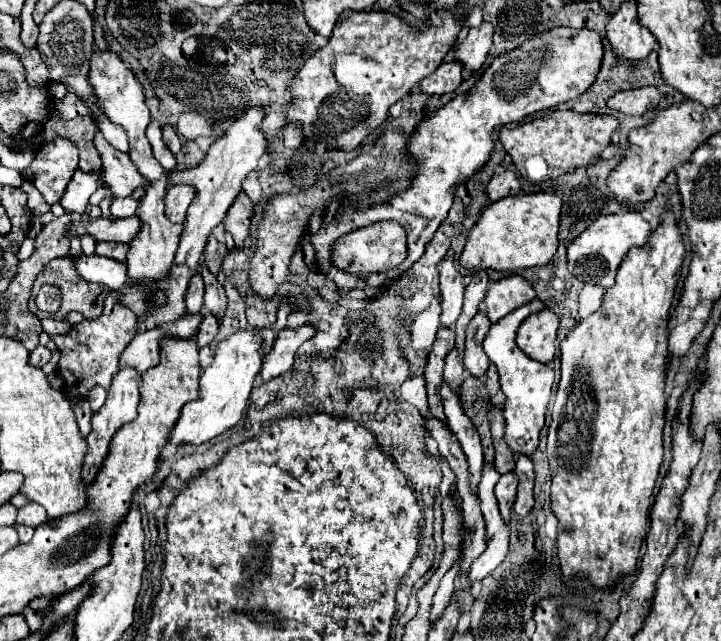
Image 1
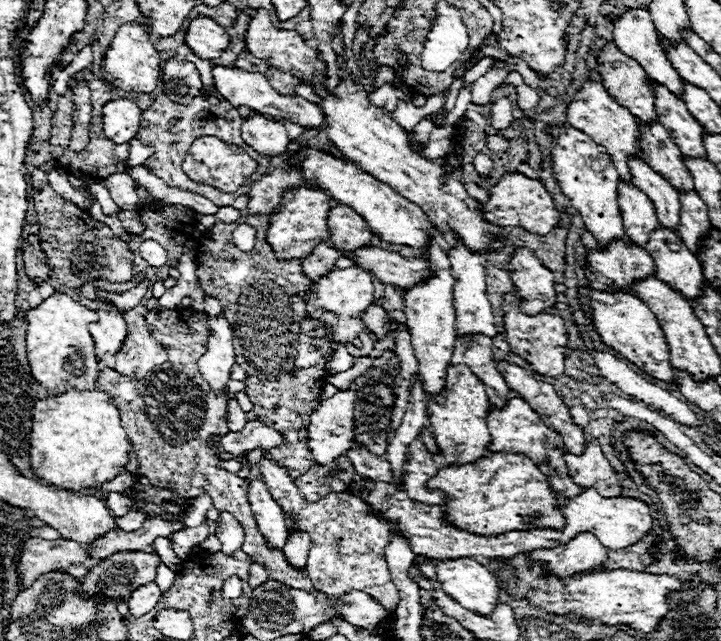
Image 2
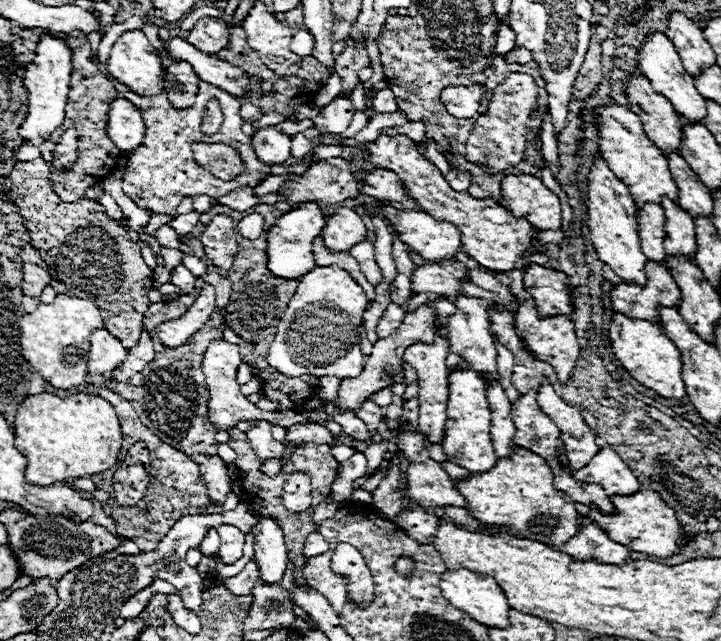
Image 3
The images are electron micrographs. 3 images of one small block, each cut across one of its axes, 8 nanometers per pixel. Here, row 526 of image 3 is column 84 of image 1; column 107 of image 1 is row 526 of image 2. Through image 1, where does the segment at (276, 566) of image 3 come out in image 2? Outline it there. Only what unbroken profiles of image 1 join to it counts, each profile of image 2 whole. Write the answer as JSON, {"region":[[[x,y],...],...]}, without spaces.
{"region":[[[262,478],[254,480],[248,486],[248,500],[250,500],[250,508],[258,522],[258,530],[266,538],[266,544],[270,548],[282,550],[288,538],[288,528],[284,524],[282,508],[276,504],[276,500],[268,492]]]}

